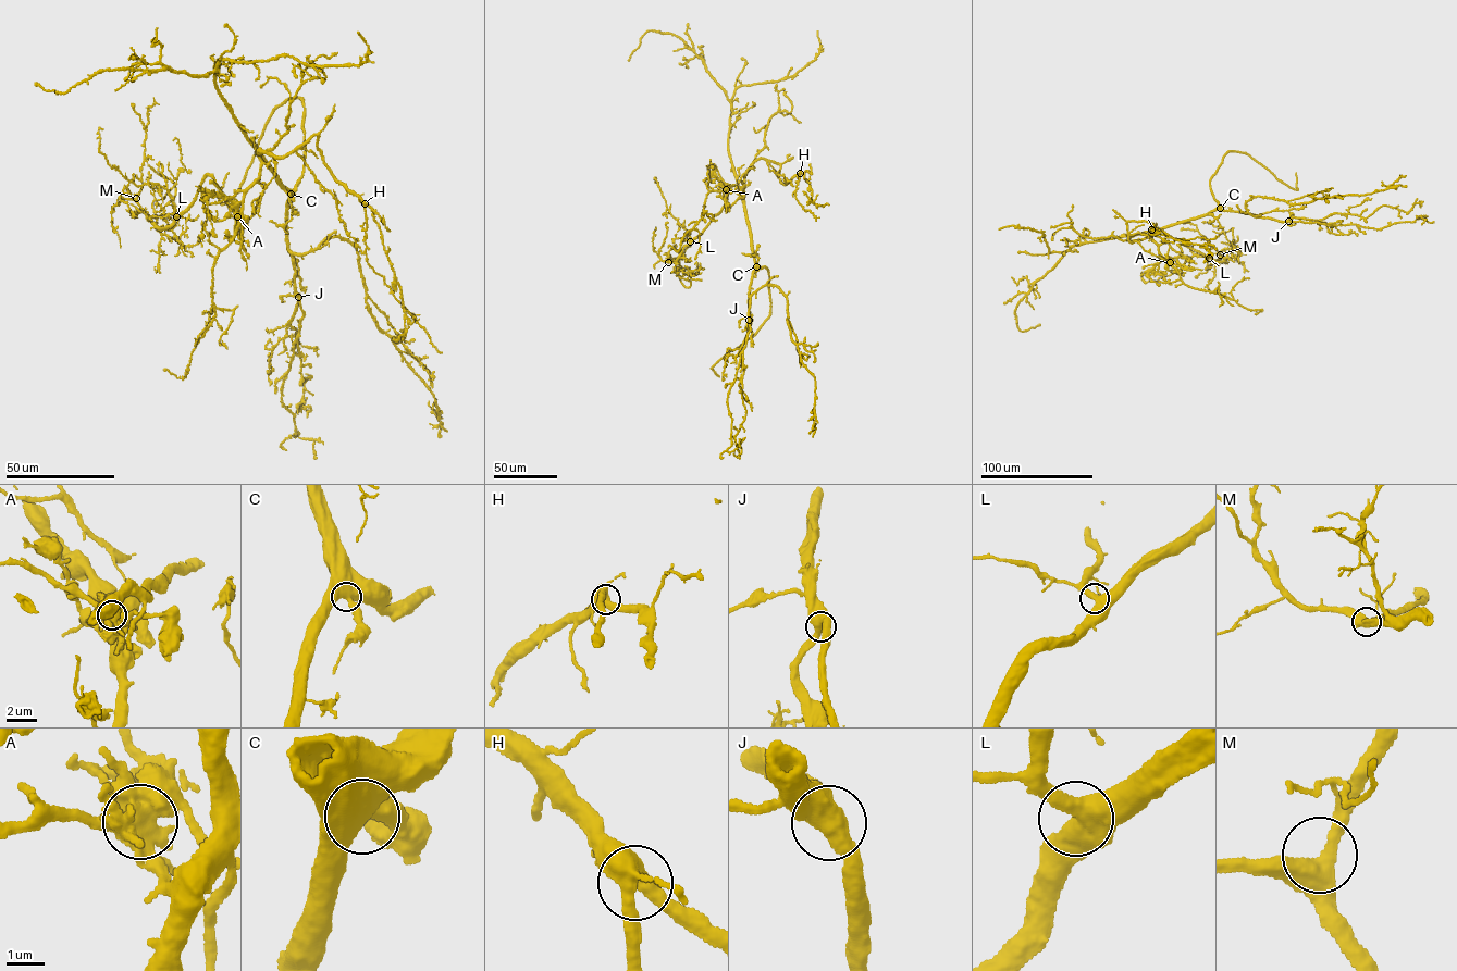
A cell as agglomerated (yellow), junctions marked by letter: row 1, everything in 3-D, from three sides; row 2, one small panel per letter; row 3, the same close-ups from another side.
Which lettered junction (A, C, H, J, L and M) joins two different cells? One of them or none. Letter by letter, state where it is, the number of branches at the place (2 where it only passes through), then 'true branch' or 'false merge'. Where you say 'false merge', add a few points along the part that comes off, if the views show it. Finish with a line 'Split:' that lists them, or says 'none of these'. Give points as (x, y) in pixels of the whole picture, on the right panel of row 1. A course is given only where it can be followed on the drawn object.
A: at (1170, 262); 4 branches meet; false merge; foreign part runs (1170, 262), (1182, 253), (1177, 245), (1182, 244), (1217, 262), (1226, 258), (1195, 225), (1177, 221)
C: at (1220, 208); 2 branches meet; true branch
H: at (1151, 229); 4 branches meet; true branch
J: at (1288, 221); 3 branches meet; true branch
L: at (1209, 258); 3 branches meet; true branch
M: at (1220, 254); 3 branches meet; true branch
Split: A

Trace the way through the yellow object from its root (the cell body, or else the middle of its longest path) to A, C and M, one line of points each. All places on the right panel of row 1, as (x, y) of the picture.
A: (1198, 216), (1165, 226), (1151, 236), (1158, 250), (1170, 262)
C: (1198, 216), (1220, 208)
M: (1198, 216), (1151, 236), (1158, 250), (1170, 262), (1182, 253), (1180, 245), (1217, 262), (1225, 259), (1220, 254)

